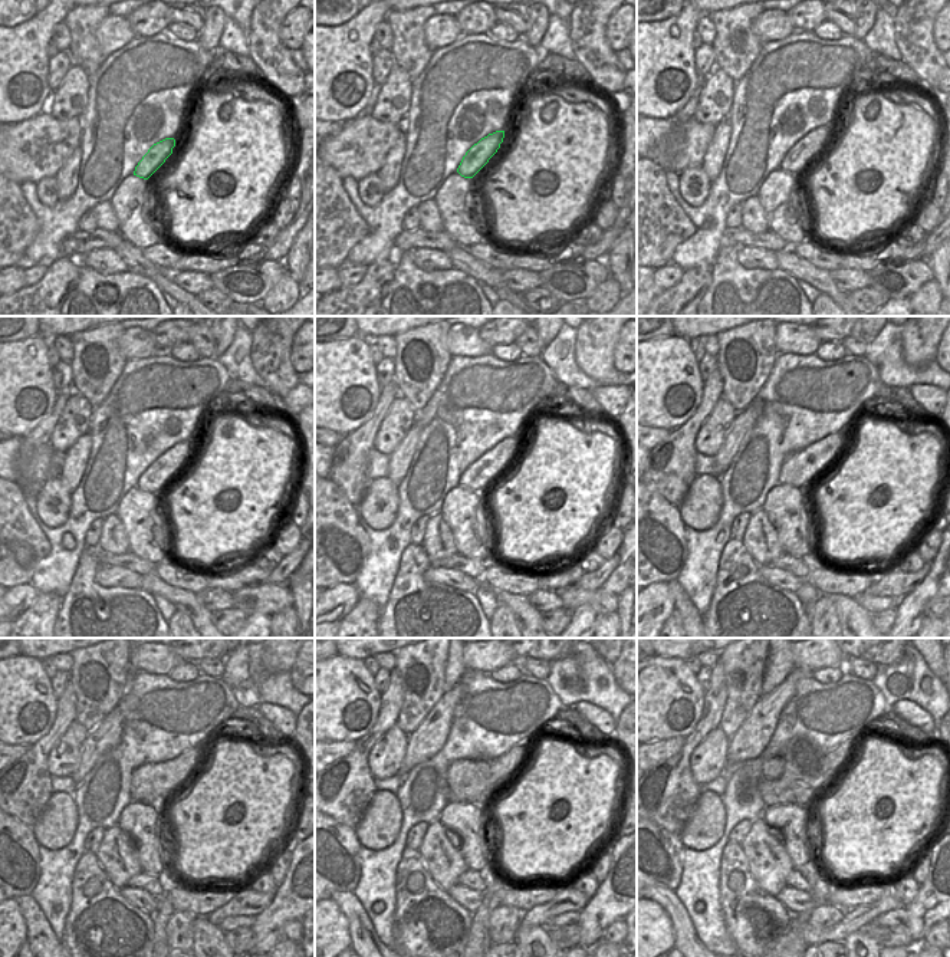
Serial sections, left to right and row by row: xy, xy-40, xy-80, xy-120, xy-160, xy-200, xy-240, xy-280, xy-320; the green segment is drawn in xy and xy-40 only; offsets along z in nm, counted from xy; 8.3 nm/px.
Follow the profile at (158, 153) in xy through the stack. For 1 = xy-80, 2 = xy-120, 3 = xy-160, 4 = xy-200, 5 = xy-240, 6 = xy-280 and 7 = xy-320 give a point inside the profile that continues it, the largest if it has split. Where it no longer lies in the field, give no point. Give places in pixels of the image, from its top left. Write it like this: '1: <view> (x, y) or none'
1: xy-80 (799, 155)
2: xy-120 (165, 467)
3: xy-160 (496, 461)
4: xy-200 (815, 464)
5: xy-240 (190, 760)
6: xy-280 (512, 759)
7: xy-320 (835, 759)

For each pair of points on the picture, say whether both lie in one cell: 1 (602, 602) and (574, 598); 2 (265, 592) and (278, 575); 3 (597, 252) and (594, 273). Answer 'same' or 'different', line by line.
1: same
2: different
3: different

